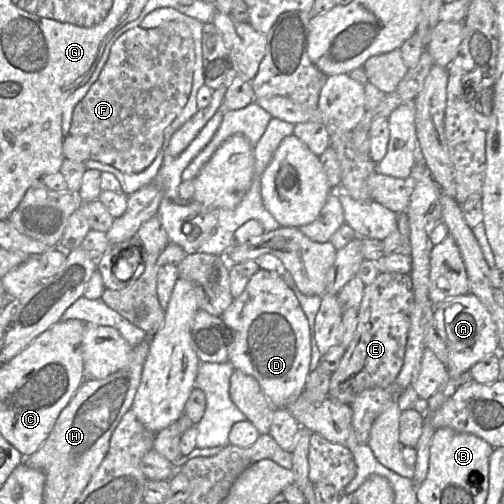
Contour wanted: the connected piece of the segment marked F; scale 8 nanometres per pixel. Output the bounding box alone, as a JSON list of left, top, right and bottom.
[63,21,195,174]

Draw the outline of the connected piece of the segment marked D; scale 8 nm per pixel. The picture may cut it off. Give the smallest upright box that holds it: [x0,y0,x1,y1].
[220,269,310,408]

